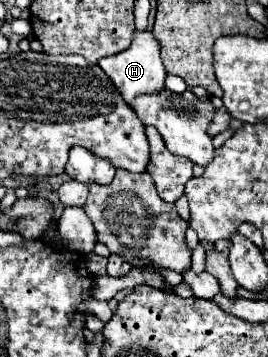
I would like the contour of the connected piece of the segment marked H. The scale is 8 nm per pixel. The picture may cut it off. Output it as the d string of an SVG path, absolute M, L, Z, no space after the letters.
M147 29L145 31L135 31L133 41L125 51L121 51L117 55L111 55L111 57L105 57L97 65L109 75L109 79L115 83L115 87L121 91L121 95L127 103L129 103L129 99L135 99L141 93L161 91L163 81L167 77L167 71L165 71L165 67L161 63L161 57L159 57L159 43L153 37L153 33L147 31Z

